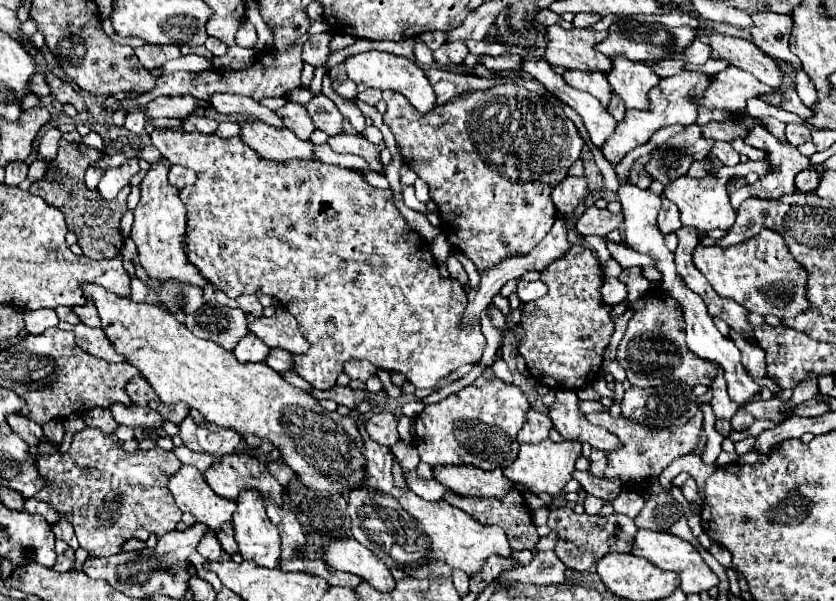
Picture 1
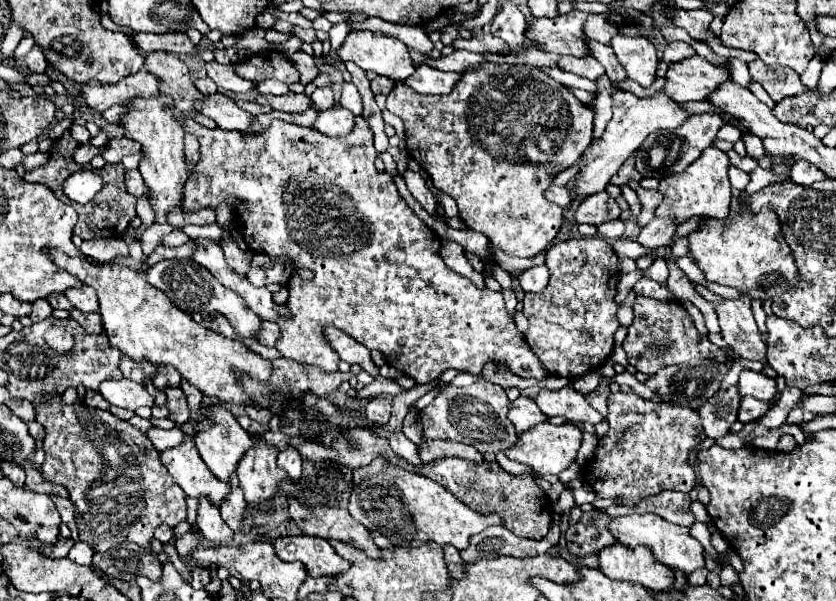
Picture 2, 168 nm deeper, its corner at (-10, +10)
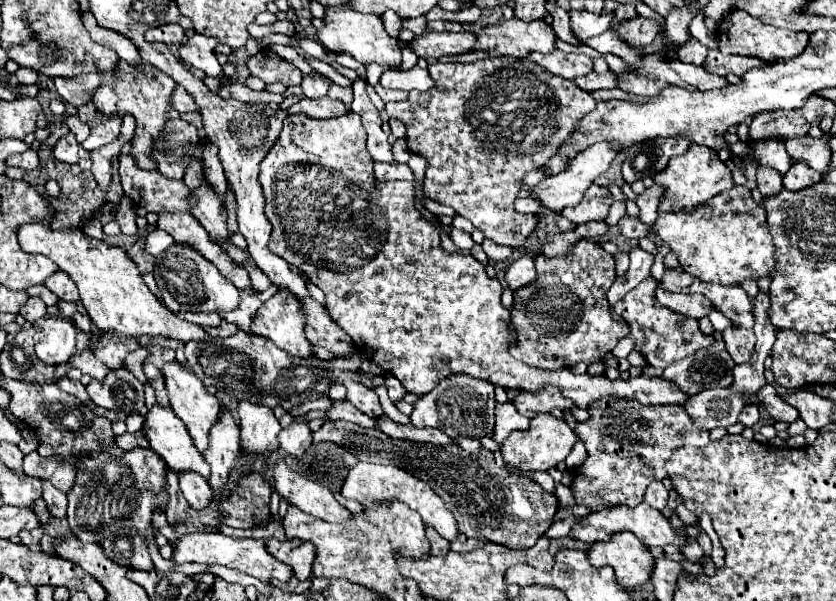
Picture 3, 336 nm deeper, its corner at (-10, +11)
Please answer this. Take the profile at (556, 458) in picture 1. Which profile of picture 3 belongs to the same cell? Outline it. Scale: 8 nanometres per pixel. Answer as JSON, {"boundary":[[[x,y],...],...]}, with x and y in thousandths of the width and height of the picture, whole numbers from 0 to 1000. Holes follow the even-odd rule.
{"boundary":[[[642,691],[635,697],[630,717],[614,717],[602,734],[599,757],[609,774],[621,777],[626,784],[657,784],[659,777],[666,777],[666,770],[676,767],[676,760],[683,754],[688,737],[690,737],[690,724],[678,707],[676,697],[666,697],[661,691]]]}

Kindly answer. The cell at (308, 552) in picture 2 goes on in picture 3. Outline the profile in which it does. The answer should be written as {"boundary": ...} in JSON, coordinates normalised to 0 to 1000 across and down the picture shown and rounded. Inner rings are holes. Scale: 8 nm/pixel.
{"boundary":[[[322,897],[319,917],[341,940],[350,943],[350,953],[358,967],[367,967],[372,960],[374,933],[377,933],[377,907],[360,897]]]}

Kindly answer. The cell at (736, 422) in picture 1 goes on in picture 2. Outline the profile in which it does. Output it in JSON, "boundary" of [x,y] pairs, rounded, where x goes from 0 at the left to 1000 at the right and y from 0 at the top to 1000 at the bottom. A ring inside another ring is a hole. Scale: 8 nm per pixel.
{"boundary":[[[889,659],[886,662],[886,679],[884,679],[884,702],[889,702],[889,705],[903,702],[917,686],[917,679],[920,679],[917,669],[903,666],[898,659]]]}

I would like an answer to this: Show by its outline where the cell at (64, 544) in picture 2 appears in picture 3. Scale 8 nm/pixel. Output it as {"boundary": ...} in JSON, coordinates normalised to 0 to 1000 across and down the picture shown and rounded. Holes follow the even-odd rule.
{"boundary":[[[44,877],[44,880],[37,880],[37,884],[25,884],[23,894],[25,894],[25,903],[32,907],[37,917],[47,917],[49,913],[51,877]]]}

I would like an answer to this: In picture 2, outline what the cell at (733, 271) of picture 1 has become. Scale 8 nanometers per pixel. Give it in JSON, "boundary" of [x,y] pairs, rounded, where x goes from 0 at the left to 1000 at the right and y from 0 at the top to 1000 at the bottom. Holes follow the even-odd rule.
{"boundary":[[[891,319],[882,323],[884,353],[882,359],[872,359],[870,366],[843,363],[831,386],[822,393],[824,399],[824,426],[843,456],[846,469],[874,476],[886,489],[898,496],[925,496],[937,489],[941,476],[956,466],[951,433],[941,403],[934,393],[932,363],[920,346],[910,346],[906,356],[896,356],[896,333]]]}

